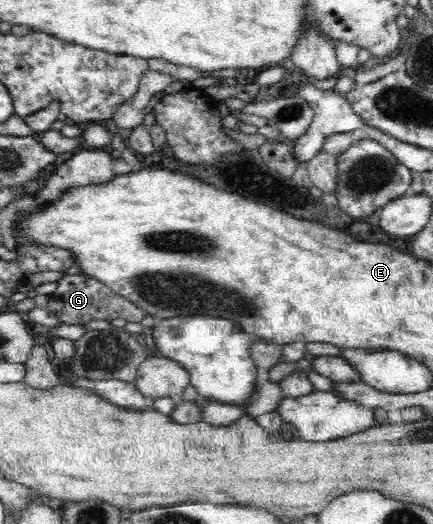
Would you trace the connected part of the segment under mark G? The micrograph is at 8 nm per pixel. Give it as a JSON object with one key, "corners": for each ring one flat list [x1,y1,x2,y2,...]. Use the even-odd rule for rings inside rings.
{"corners":[[84,273,64,275,56,281,56,289,48,296,45,309,52,312,64,324,84,325,90,320,116,320,125,318,127,322,140,322,146,316,146,311,136,306,126,297,121,297,103,282]]}

